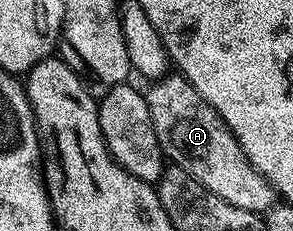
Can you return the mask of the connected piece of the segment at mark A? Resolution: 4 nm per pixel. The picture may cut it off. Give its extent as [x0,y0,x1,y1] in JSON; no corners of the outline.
[145,73,277,213]

